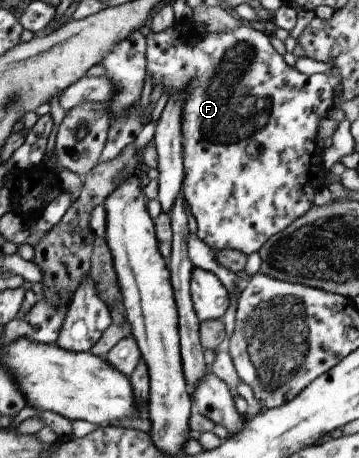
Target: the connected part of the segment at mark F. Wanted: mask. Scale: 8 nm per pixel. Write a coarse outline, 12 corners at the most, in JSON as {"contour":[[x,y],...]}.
{"contour":[[251,27],[147,34],[185,94],[199,240],[249,255],[325,186],[325,74]]}

